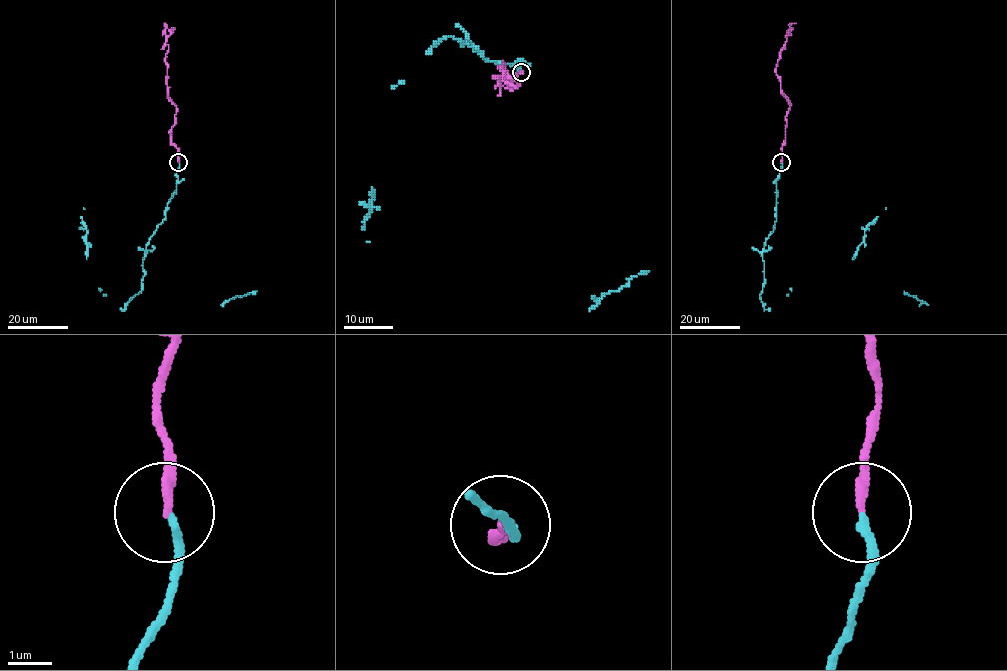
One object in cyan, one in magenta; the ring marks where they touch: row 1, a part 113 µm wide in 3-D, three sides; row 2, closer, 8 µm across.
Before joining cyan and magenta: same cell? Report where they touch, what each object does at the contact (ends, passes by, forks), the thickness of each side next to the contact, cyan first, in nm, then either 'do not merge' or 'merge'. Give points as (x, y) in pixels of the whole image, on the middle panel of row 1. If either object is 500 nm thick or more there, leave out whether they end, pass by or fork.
(521, 72) | cyan ends | magenta ends | 170/220 nm | merge

